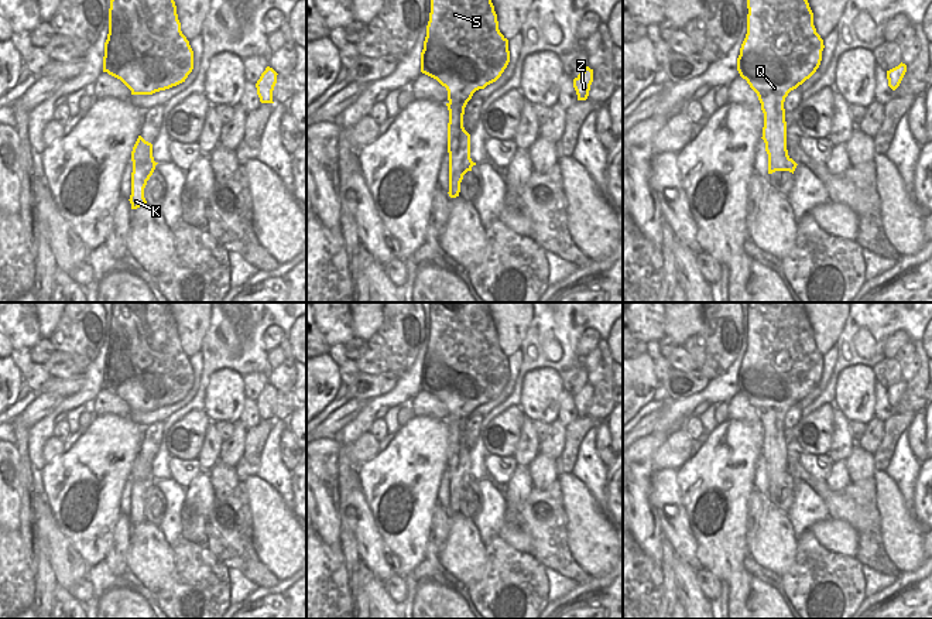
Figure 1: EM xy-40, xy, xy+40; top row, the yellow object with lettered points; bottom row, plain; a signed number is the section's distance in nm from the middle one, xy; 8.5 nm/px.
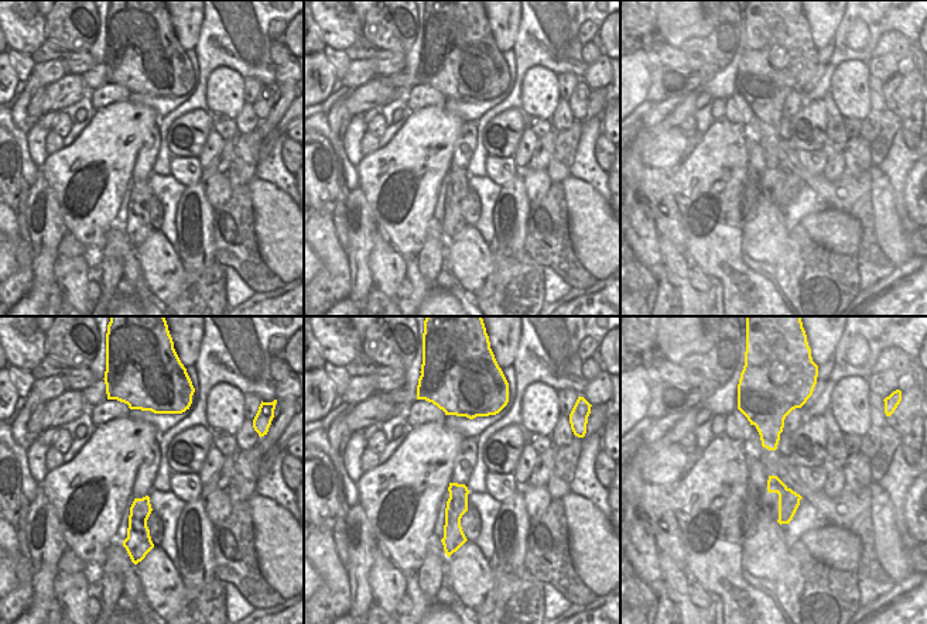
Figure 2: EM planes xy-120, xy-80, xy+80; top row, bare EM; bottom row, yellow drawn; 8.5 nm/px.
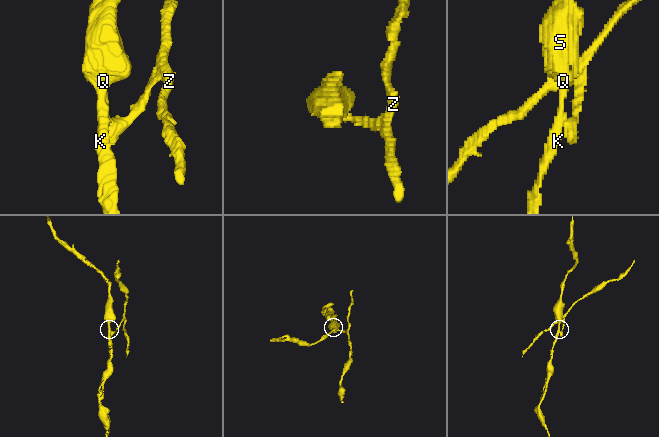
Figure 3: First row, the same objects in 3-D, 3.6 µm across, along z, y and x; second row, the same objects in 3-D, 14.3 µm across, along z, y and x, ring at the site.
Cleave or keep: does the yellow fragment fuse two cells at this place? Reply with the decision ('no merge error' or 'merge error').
merge error

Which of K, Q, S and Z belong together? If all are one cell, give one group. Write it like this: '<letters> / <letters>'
K Q S / Z

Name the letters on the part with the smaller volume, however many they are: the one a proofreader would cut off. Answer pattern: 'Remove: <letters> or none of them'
Remove: Z

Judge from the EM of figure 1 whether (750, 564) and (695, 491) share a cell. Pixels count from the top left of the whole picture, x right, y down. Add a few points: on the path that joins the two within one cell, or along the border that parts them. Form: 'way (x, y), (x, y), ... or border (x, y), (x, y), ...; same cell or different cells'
border (746, 554), (743, 566), (767, 584); different cells

